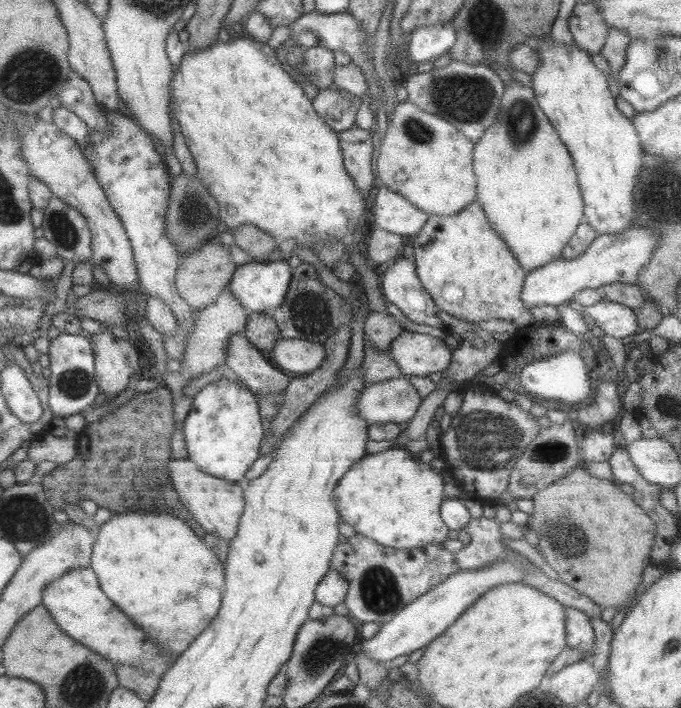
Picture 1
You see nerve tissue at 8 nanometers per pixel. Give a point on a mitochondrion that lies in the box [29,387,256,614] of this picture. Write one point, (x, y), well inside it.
(158, 497)

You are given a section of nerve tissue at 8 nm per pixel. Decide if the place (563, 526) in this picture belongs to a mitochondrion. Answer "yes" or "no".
yes

